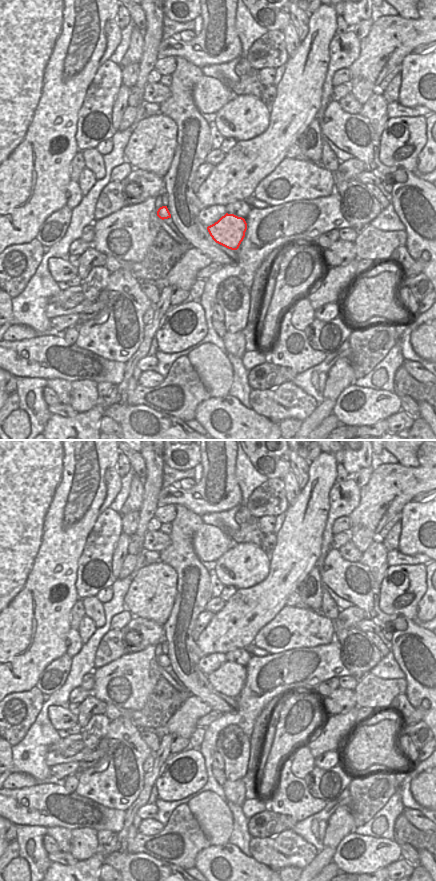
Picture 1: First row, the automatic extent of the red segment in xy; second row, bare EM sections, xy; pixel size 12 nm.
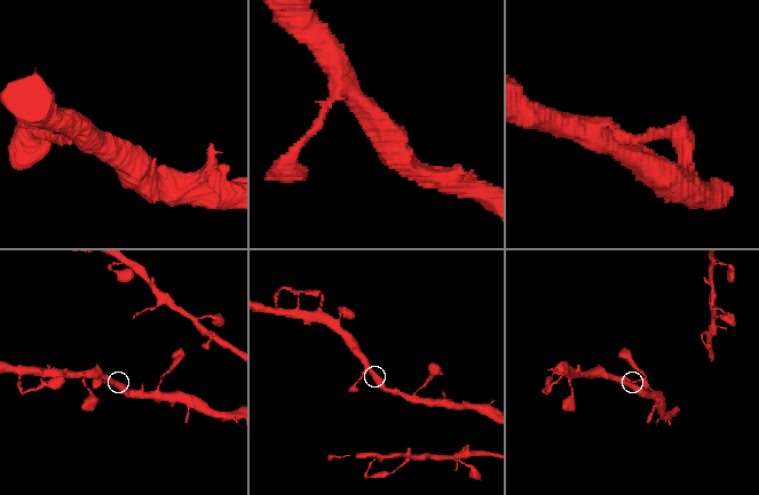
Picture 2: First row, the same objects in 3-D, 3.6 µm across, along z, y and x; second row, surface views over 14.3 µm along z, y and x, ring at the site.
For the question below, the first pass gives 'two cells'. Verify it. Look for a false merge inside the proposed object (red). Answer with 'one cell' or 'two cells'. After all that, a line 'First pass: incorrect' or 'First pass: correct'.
one cell
First pass: incorrect

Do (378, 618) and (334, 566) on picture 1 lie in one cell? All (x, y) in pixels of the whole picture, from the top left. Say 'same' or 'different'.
same

